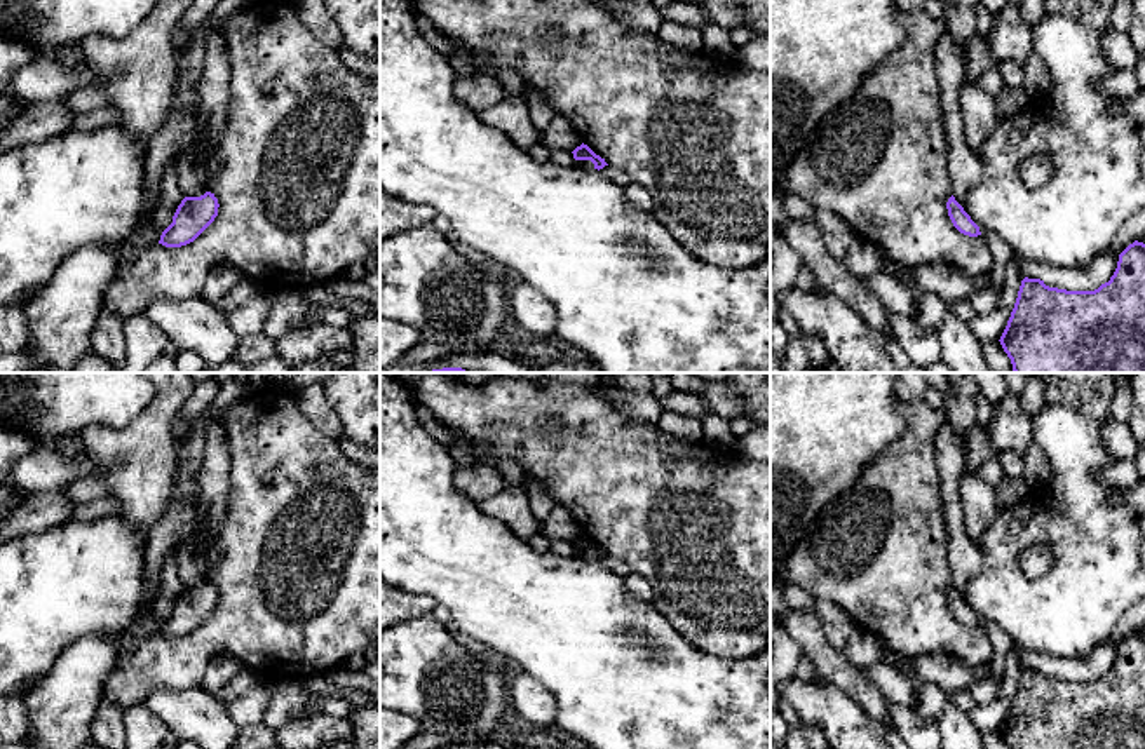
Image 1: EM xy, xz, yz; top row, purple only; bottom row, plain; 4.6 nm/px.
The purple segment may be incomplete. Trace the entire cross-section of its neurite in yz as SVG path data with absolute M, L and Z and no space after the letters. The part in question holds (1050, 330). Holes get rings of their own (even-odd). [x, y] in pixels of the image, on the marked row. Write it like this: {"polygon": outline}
{"polygon": "M1129 244L1110 280L1094 291L1067 291L1025 277L999 341L1014 373L1145 373L1145 244Z"}

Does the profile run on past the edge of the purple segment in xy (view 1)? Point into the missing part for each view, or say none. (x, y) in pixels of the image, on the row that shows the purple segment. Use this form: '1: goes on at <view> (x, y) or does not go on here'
1: does not go on here

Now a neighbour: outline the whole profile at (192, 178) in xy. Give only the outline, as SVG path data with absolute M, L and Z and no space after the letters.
M200 146L181 153L176 165L183 197L200 197L207 192L206 153Z

